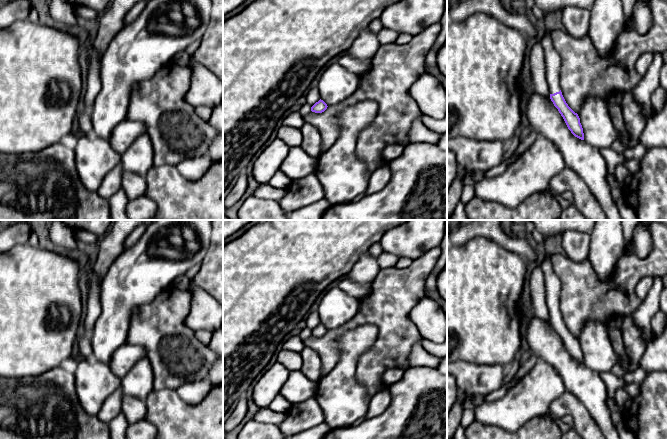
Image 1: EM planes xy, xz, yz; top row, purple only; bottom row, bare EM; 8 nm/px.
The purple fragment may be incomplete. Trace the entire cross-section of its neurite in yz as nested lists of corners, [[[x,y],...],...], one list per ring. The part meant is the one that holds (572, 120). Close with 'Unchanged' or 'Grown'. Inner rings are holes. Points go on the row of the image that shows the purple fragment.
[[[547,30],[540,39],[540,43],[544,50],[546,80],[550,92],[550,99],[563,117],[571,133],[575,137],[584,140],[584,133],[580,123],[580,118],[578,114],[568,106],[562,95],[559,84],[561,59],[552,44],[551,34],[549,34]]]. Grown

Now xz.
[[[320,99],[311,107],[311,111],[315,113],[322,113],[327,109],[327,107],[328,107],[327,104]]]. Unchanged

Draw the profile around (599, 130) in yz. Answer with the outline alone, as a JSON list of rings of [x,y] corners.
[[[588,96],[577,113],[584,140],[596,149],[611,148],[618,138],[605,97]]]

